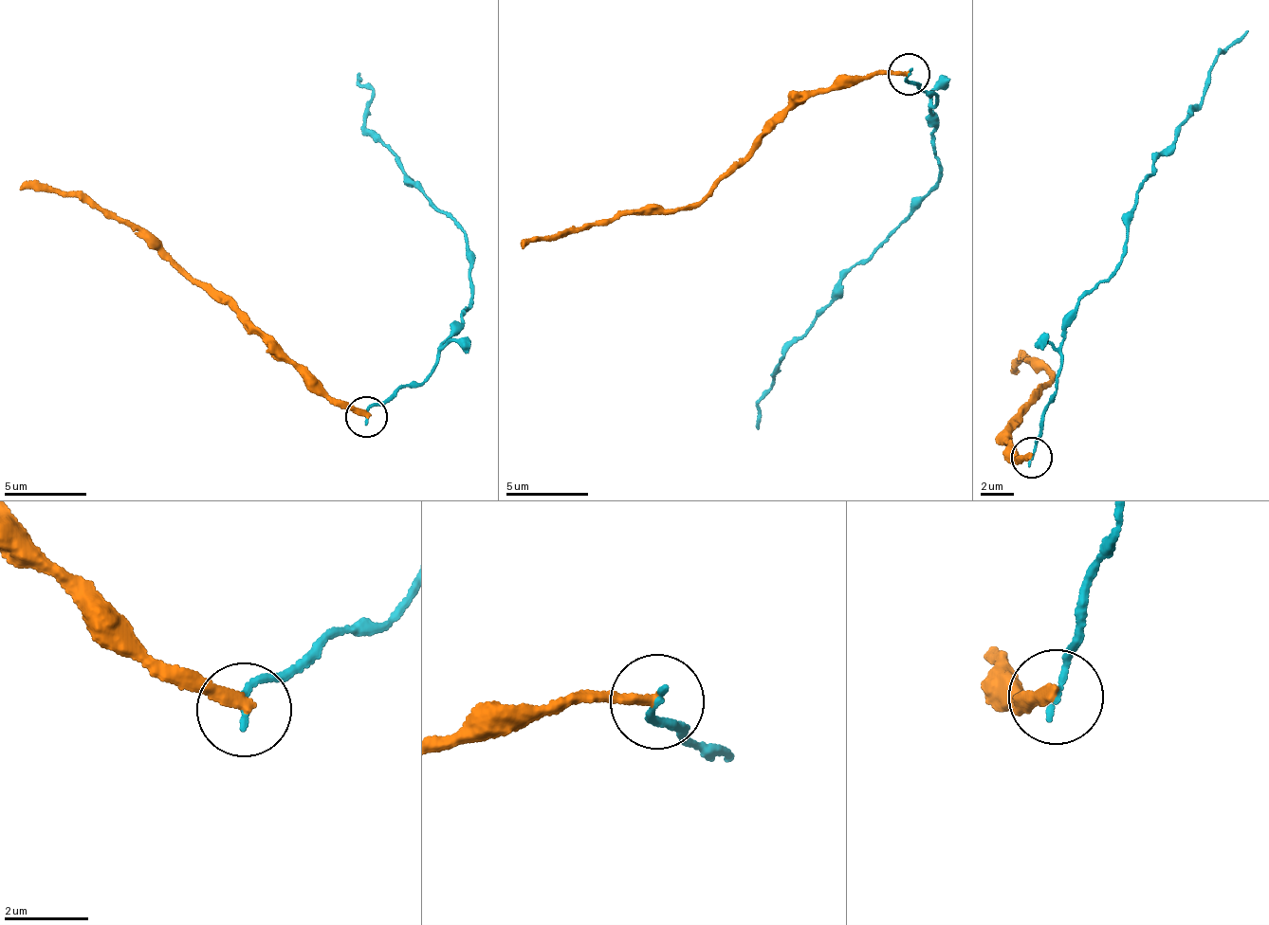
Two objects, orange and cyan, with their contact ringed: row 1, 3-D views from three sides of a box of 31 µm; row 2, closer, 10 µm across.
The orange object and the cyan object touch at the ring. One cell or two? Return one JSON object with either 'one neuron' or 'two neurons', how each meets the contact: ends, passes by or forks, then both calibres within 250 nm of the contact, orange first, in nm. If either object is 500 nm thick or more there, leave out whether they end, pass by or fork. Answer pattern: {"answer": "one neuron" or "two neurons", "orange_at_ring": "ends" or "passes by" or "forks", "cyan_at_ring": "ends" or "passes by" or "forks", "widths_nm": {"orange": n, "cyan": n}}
{"answer": "two neurons", "orange_at_ring": "ends", "cyan_at_ring": "ends", "widths_nm": {"orange": 280, "cyan": 150}}

